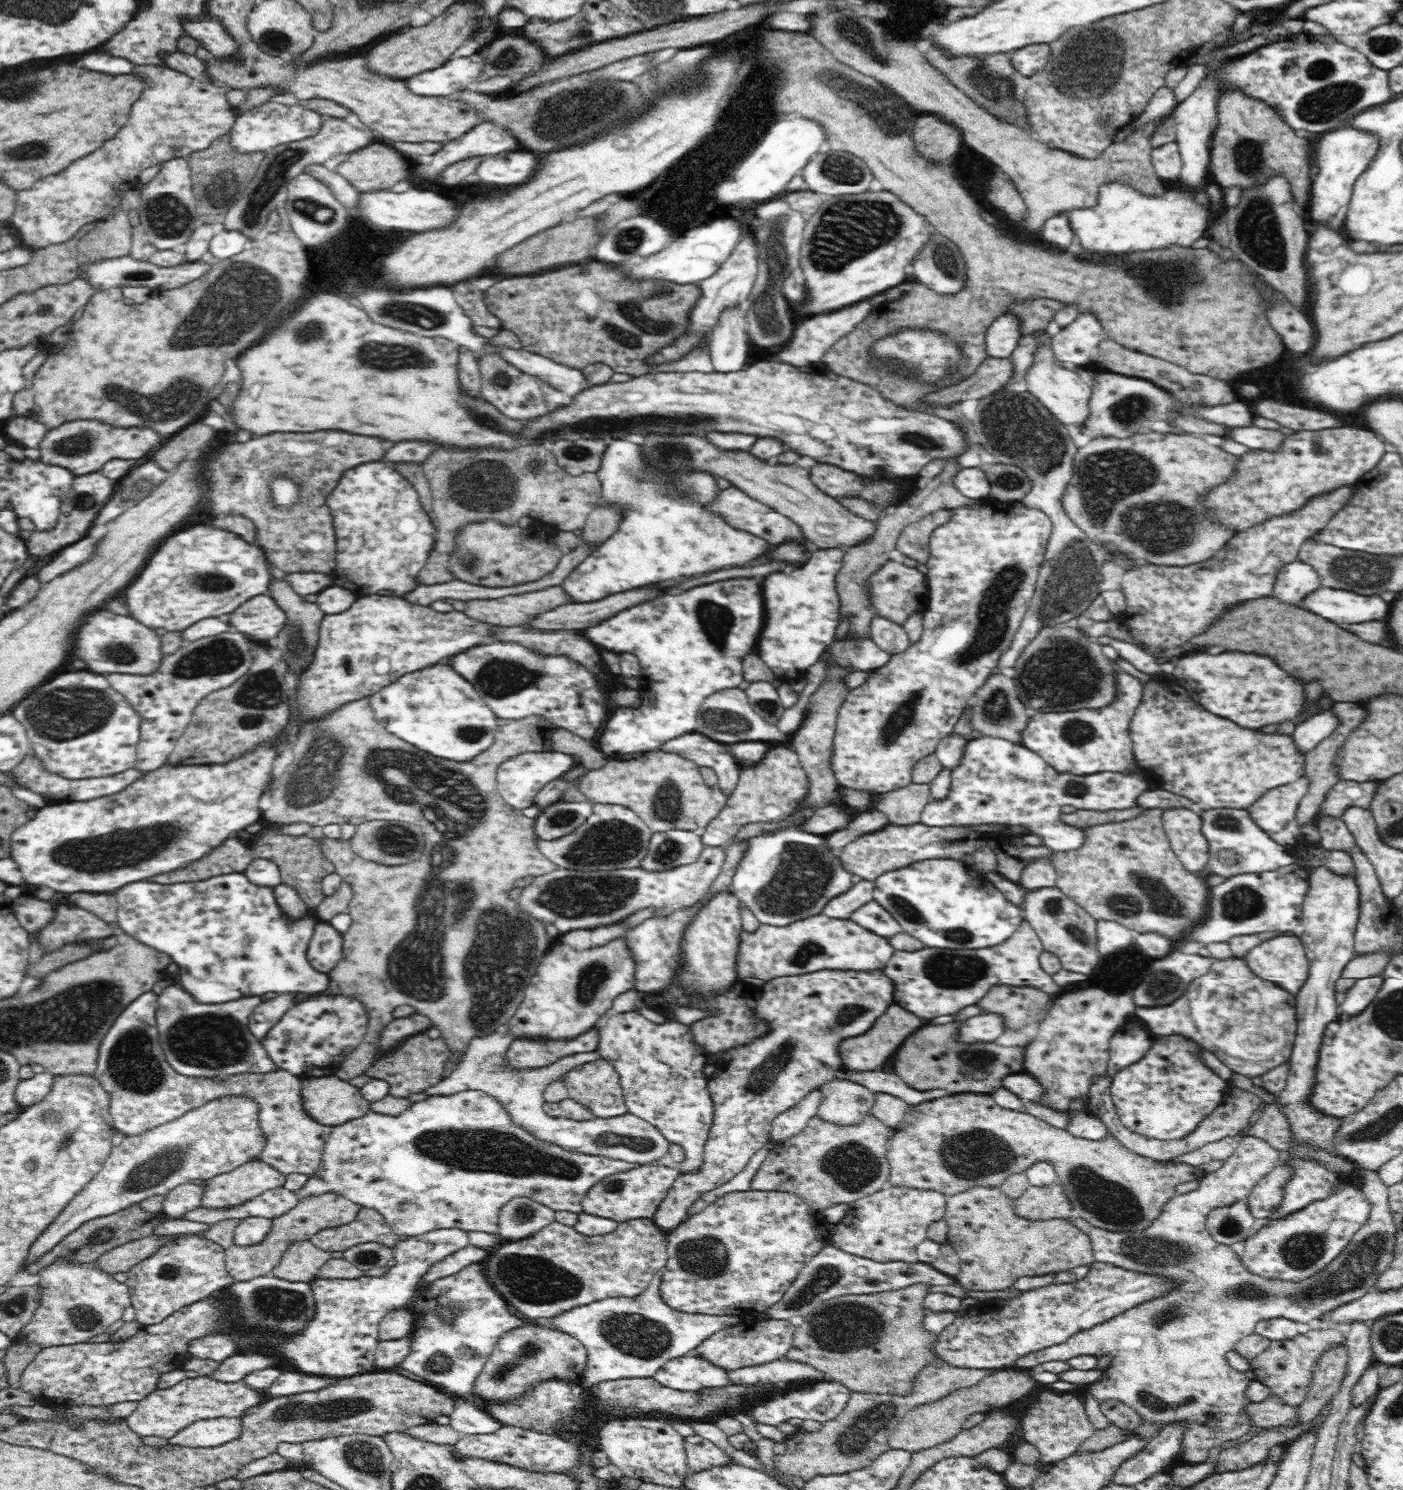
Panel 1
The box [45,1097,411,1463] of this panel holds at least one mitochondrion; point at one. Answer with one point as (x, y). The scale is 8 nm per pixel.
(156, 1171)

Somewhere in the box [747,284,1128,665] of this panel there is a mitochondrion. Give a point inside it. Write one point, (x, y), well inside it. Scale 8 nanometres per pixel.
(1016, 429)

